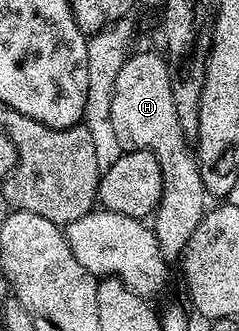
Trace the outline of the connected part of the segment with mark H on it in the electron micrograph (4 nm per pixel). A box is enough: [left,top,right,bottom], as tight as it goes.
[110,53,209,260]

